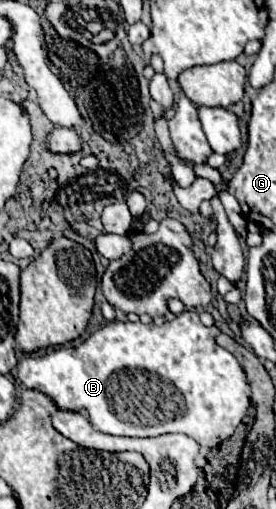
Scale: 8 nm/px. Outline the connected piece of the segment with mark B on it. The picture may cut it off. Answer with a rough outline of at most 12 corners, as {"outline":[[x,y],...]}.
{"outline":[[194,310],[108,322],[18,378],[104,434],[212,448],[246,372]]}

